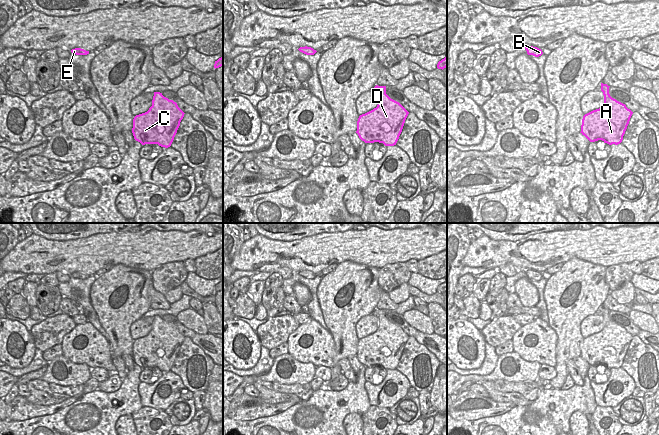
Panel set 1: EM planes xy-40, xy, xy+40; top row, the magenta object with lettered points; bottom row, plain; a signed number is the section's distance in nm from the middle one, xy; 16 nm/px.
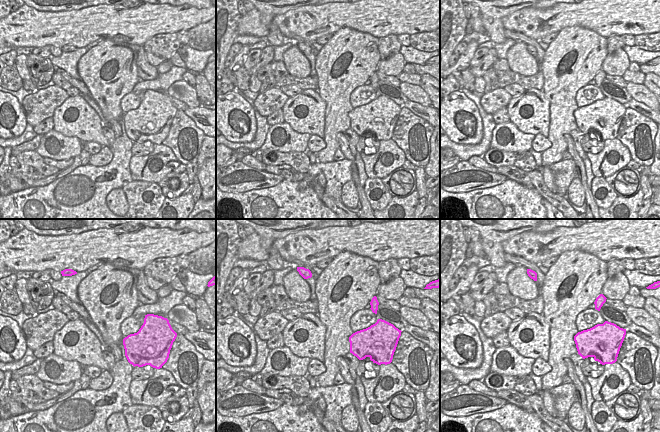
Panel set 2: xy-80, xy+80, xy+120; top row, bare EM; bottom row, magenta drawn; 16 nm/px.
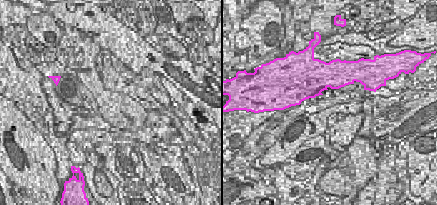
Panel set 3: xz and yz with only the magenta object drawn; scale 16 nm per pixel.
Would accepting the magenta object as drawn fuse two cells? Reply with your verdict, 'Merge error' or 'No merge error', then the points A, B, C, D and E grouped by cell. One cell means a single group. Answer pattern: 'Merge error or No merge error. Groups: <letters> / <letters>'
Merge error. Groups: A C D / B E

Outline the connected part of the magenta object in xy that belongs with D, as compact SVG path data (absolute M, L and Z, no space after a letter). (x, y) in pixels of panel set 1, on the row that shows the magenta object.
M386 89L380 90L378 95L377 107L359 116L356 133L365 143L379 142L385 146L394 146L409 112L391 99Z

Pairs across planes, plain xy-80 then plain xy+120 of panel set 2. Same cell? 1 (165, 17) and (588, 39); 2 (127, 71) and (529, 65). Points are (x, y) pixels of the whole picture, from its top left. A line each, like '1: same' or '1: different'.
1: different
2: different

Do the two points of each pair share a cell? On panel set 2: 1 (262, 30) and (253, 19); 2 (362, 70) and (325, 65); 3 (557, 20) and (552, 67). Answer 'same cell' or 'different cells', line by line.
1: same cell
2: same cell
3: different cells

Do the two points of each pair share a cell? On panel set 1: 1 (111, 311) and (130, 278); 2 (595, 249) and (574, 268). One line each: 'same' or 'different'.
1: same
2: different

